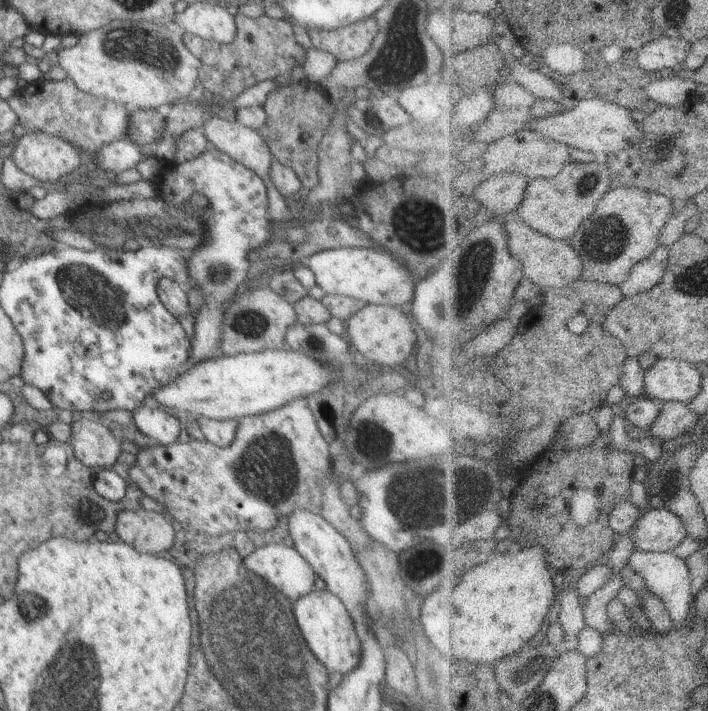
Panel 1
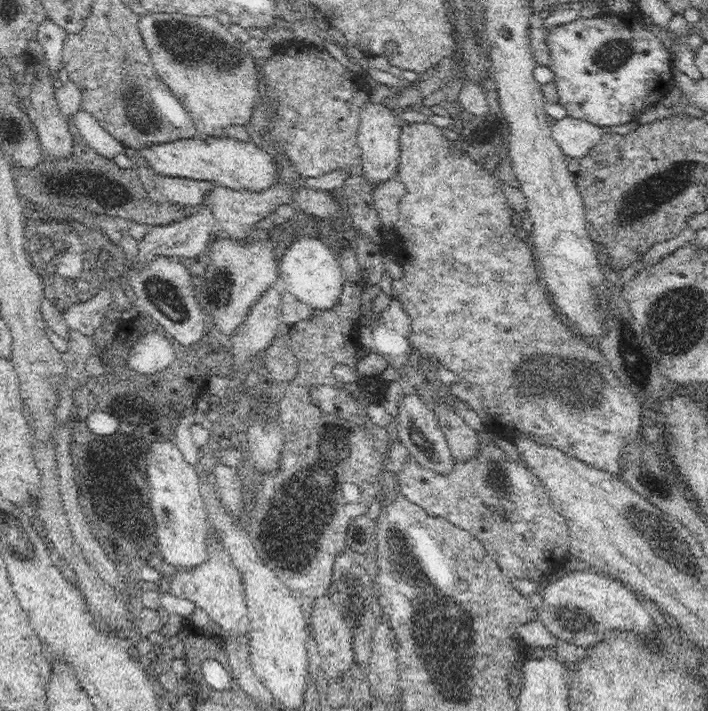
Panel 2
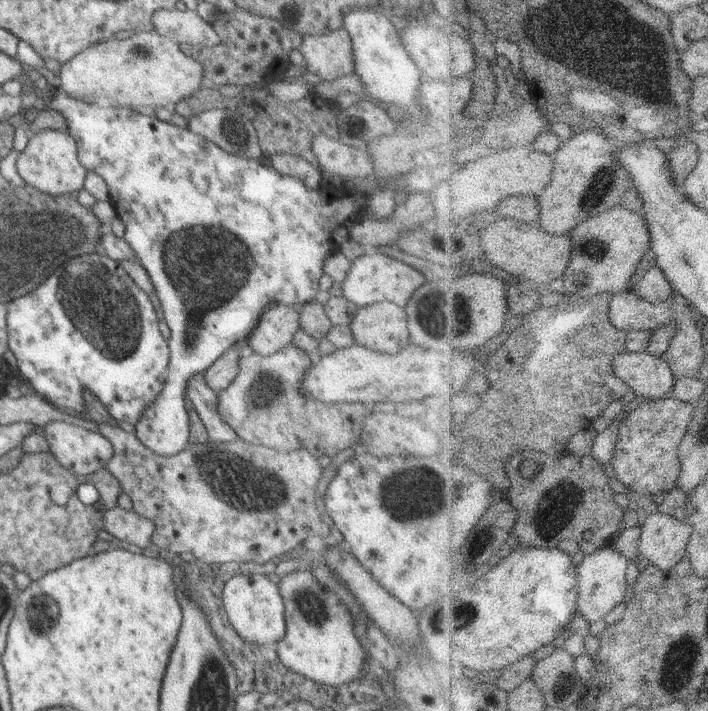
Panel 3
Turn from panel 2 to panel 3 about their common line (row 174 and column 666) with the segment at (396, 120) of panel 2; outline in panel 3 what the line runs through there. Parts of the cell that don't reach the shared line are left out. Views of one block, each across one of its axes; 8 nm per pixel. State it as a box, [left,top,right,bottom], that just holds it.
[615,351,678,400]

